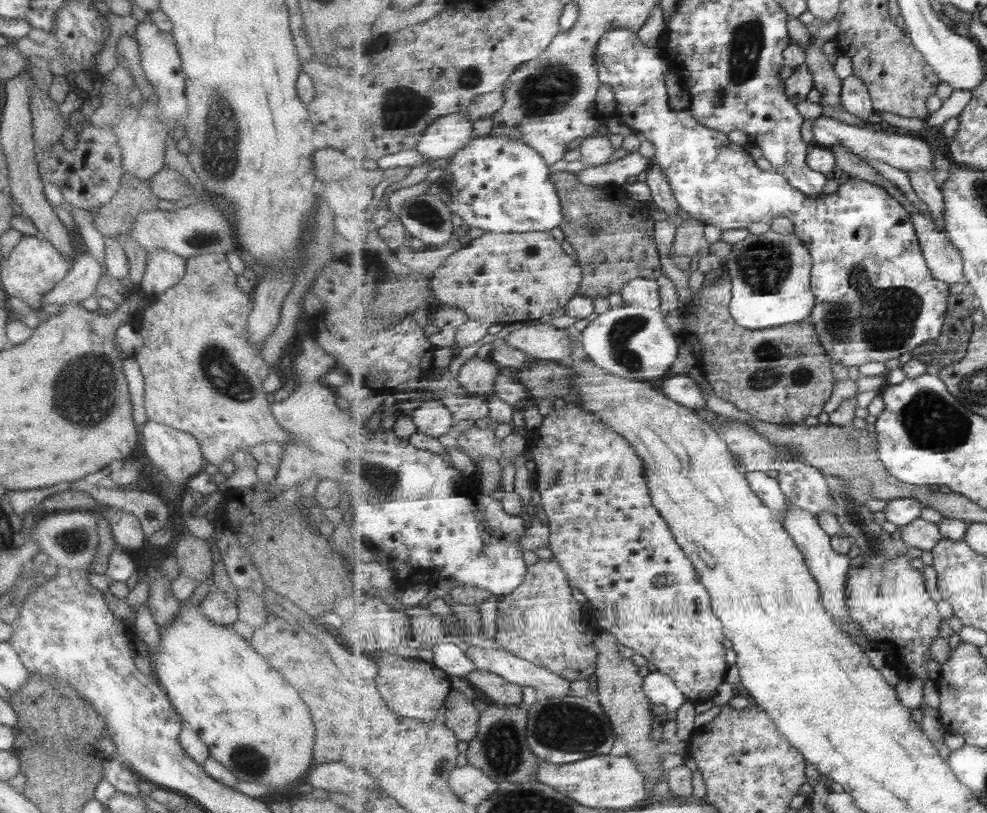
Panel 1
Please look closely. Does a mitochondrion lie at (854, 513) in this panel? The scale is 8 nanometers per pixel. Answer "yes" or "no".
yes

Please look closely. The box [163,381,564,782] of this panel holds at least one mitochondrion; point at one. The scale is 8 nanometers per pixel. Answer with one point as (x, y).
(500, 749)

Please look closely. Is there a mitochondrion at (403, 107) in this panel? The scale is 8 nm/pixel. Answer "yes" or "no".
yes

